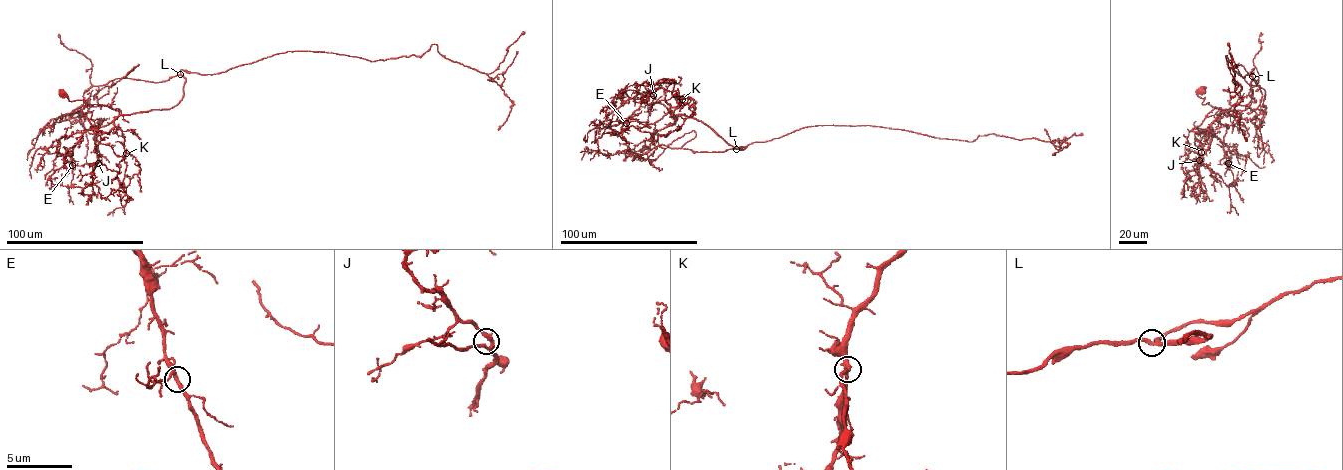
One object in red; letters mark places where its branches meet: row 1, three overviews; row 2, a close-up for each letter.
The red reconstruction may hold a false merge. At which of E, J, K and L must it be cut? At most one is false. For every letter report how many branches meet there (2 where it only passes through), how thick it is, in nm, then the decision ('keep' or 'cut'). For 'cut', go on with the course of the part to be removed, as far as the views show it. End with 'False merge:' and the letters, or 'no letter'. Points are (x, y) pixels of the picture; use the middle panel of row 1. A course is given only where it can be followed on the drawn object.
E: branches 3; calibre 260 nm; keep
J: branches 3; calibre 240 nm; keep
K: branches 3; calibre 280 nm; keep
L: branches 3; calibre 240 nm; keep
False merge: no letter

